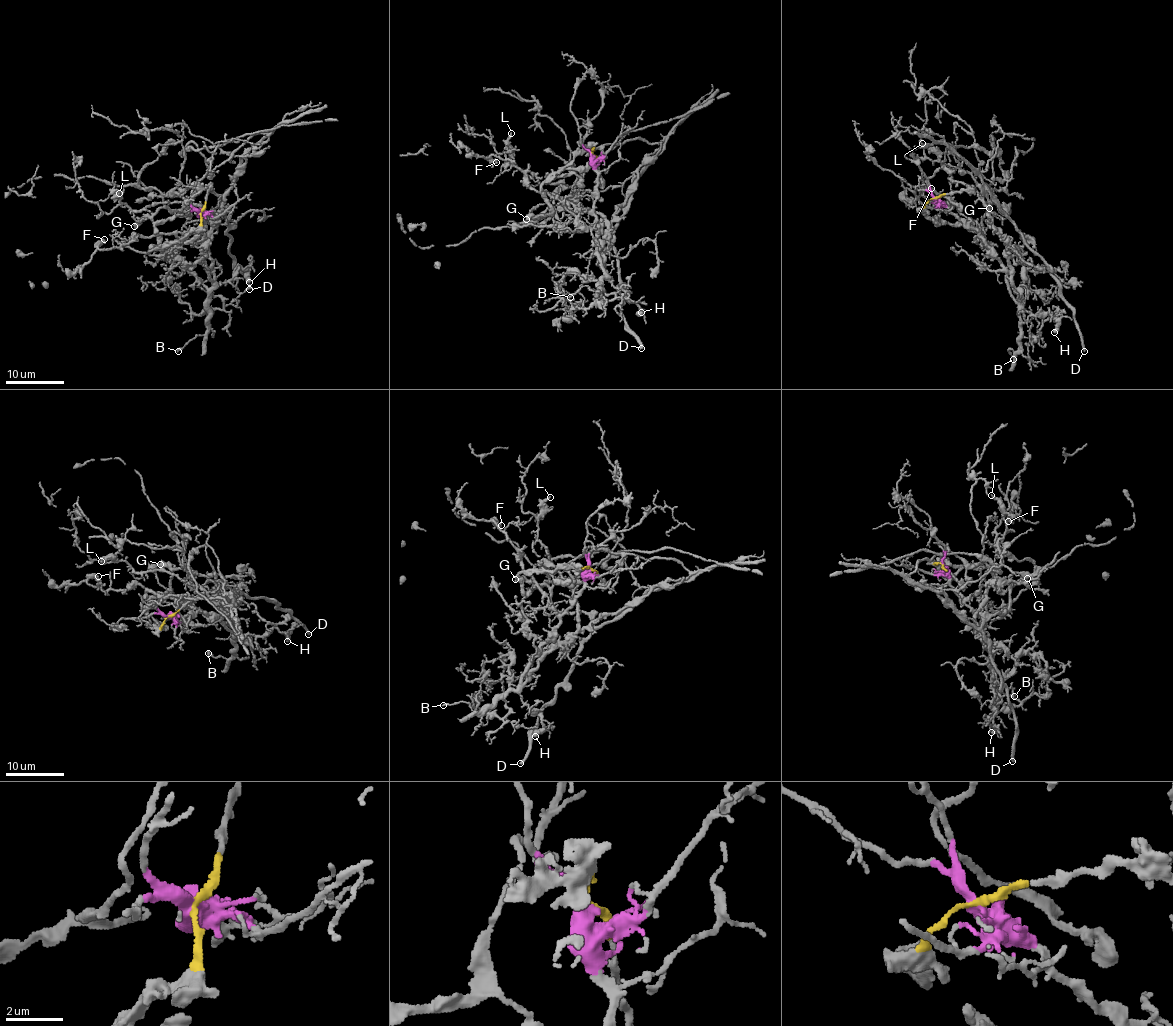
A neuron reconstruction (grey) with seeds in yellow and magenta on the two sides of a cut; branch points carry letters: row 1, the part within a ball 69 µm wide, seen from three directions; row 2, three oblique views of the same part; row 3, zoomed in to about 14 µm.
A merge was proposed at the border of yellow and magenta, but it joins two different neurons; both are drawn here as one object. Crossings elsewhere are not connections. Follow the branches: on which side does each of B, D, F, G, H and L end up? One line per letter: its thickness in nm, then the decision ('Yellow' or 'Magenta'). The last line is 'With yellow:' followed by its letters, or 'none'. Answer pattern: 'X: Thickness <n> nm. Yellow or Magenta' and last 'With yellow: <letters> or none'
B: Thickness 180 nm. Magenta
D: Thickness 260 nm. Yellow
F: Thickness 340 nm. Magenta
G: Thickness 400 nm. Yellow
H: Thickness 500 nm. Magenta
L: Thickness 190 nm. Magenta
With yellow: D, G

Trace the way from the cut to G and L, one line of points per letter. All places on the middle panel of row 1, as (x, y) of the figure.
G: (592, 155), (592, 149), (577, 154), (559, 171), (553, 172), (542, 186), (542, 197), (552, 212), (526, 219)
L: (592, 155), (598, 248), (607, 224), (578, 202), (547, 193), (533, 174), (523, 172), (510, 147), (511, 133)

